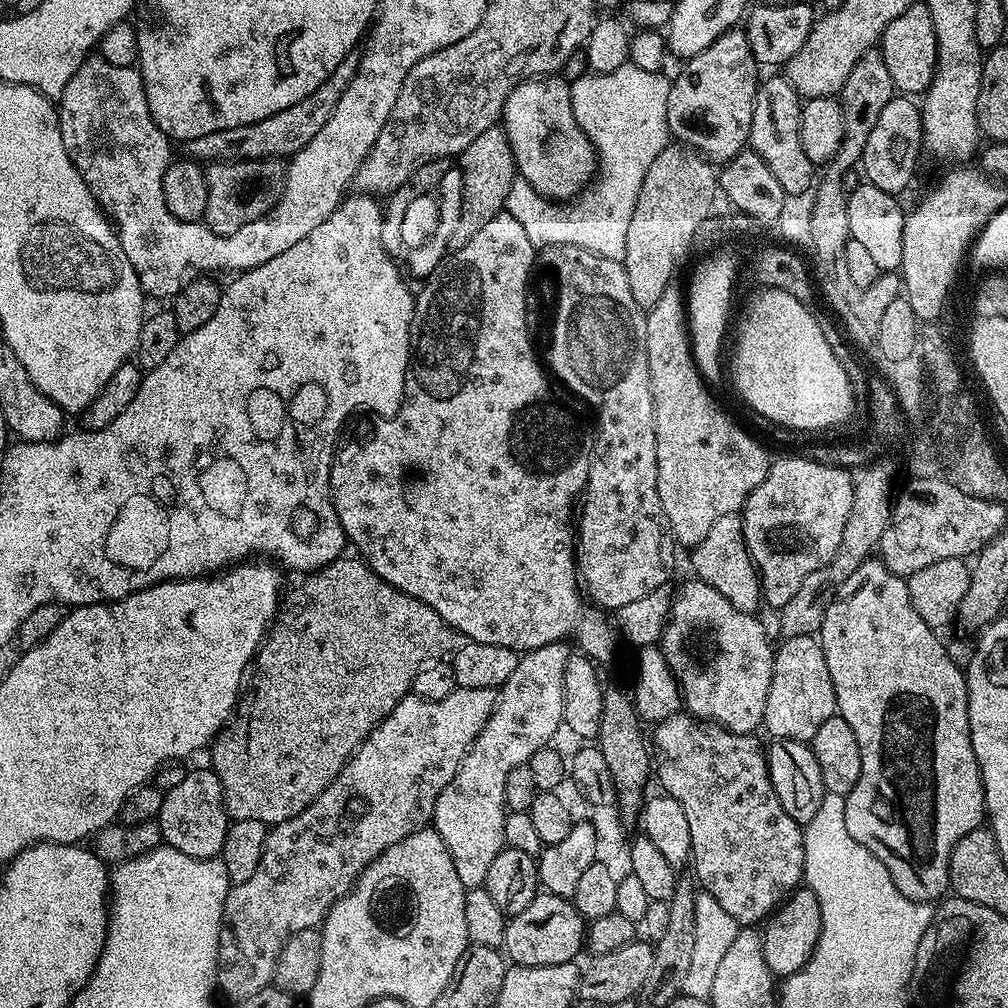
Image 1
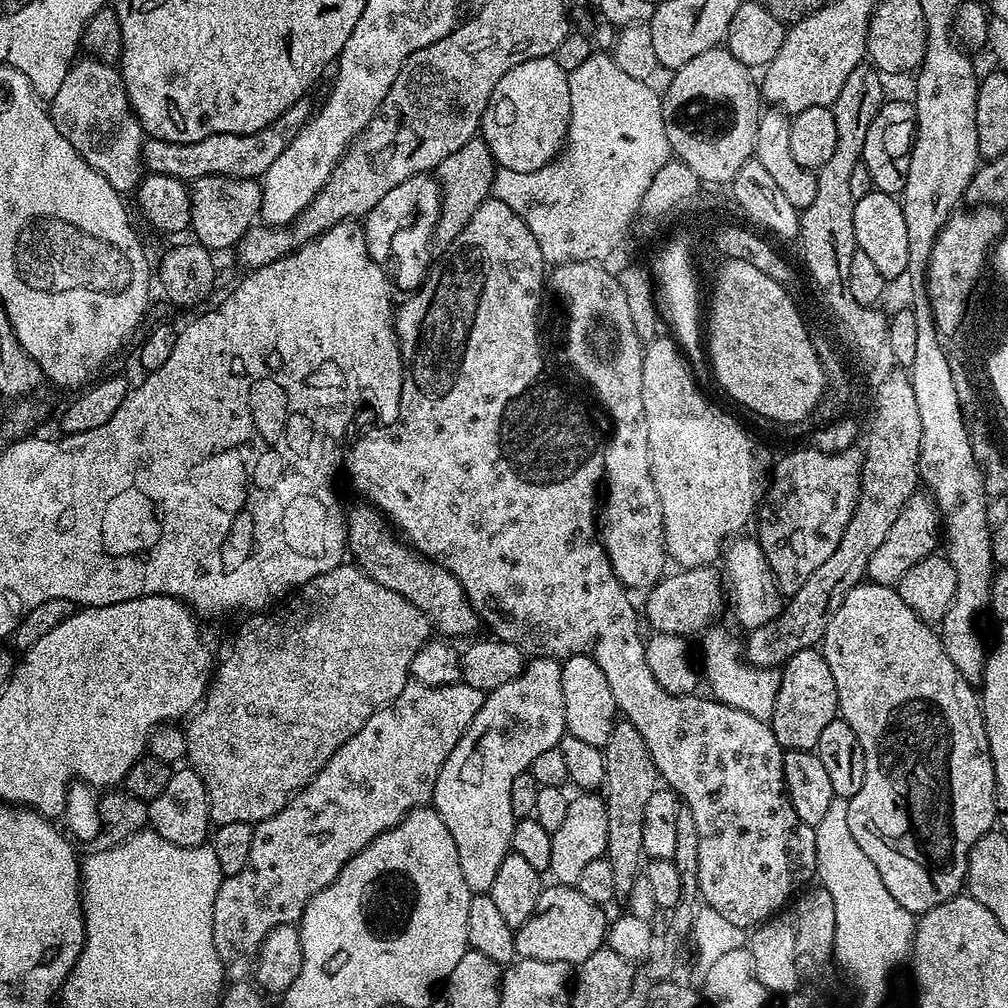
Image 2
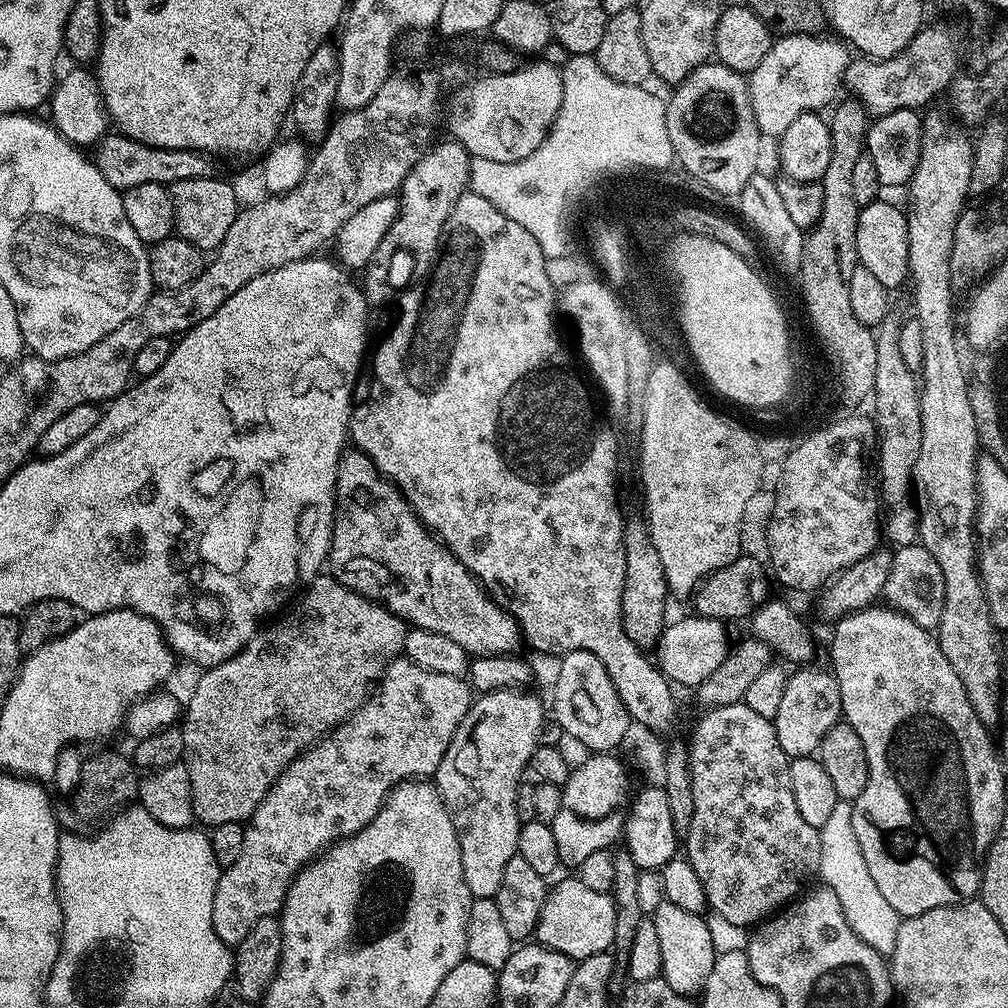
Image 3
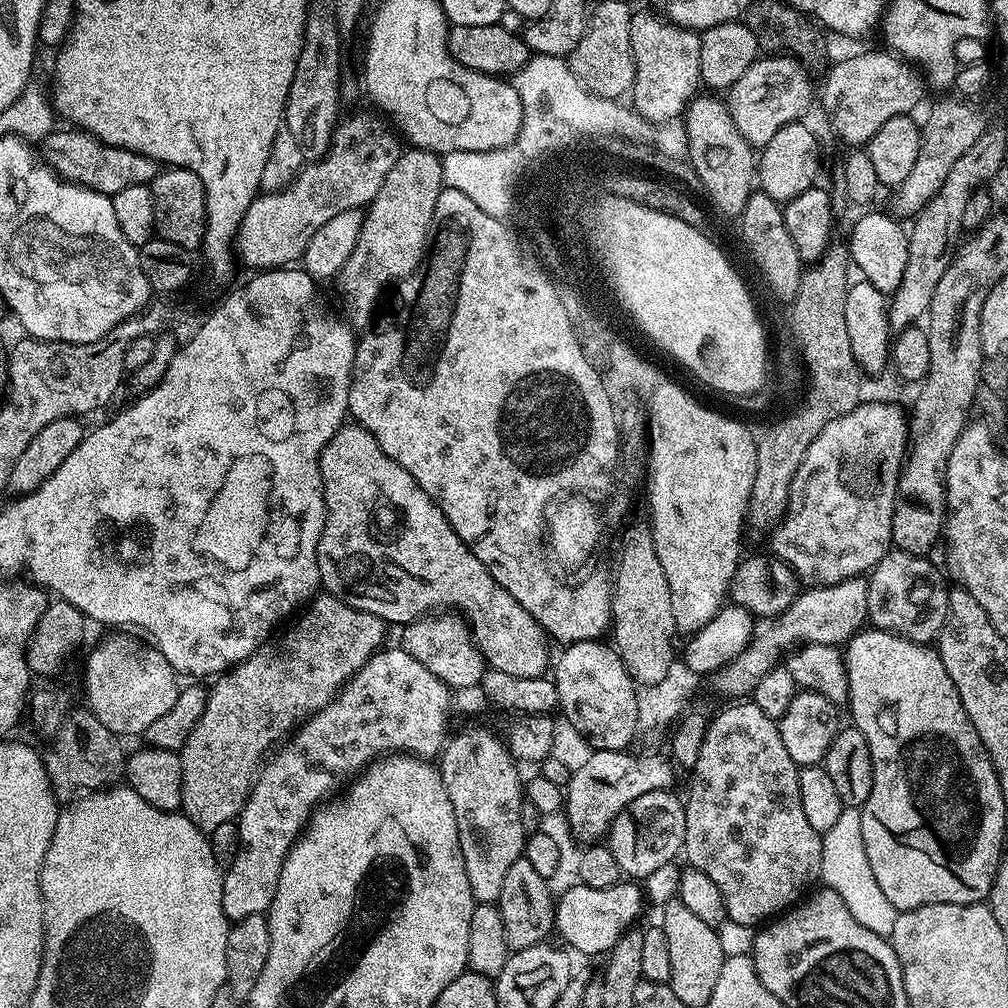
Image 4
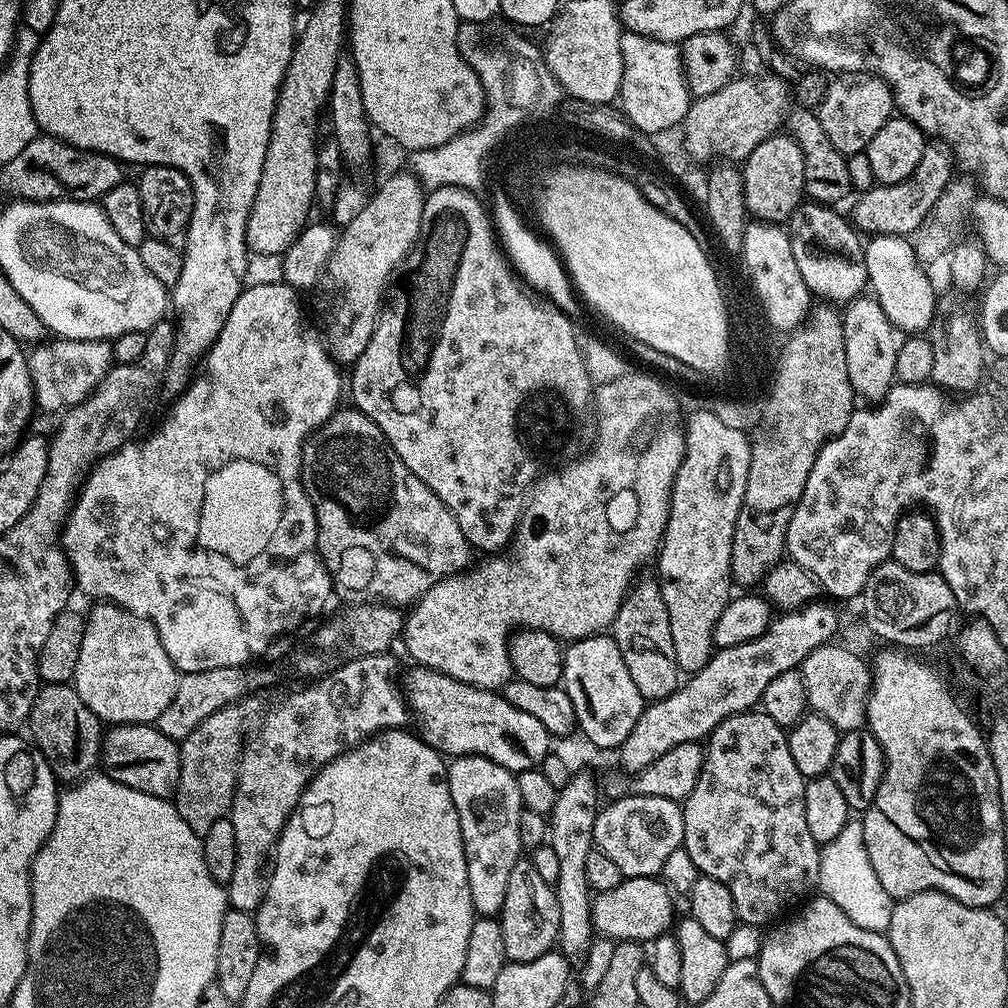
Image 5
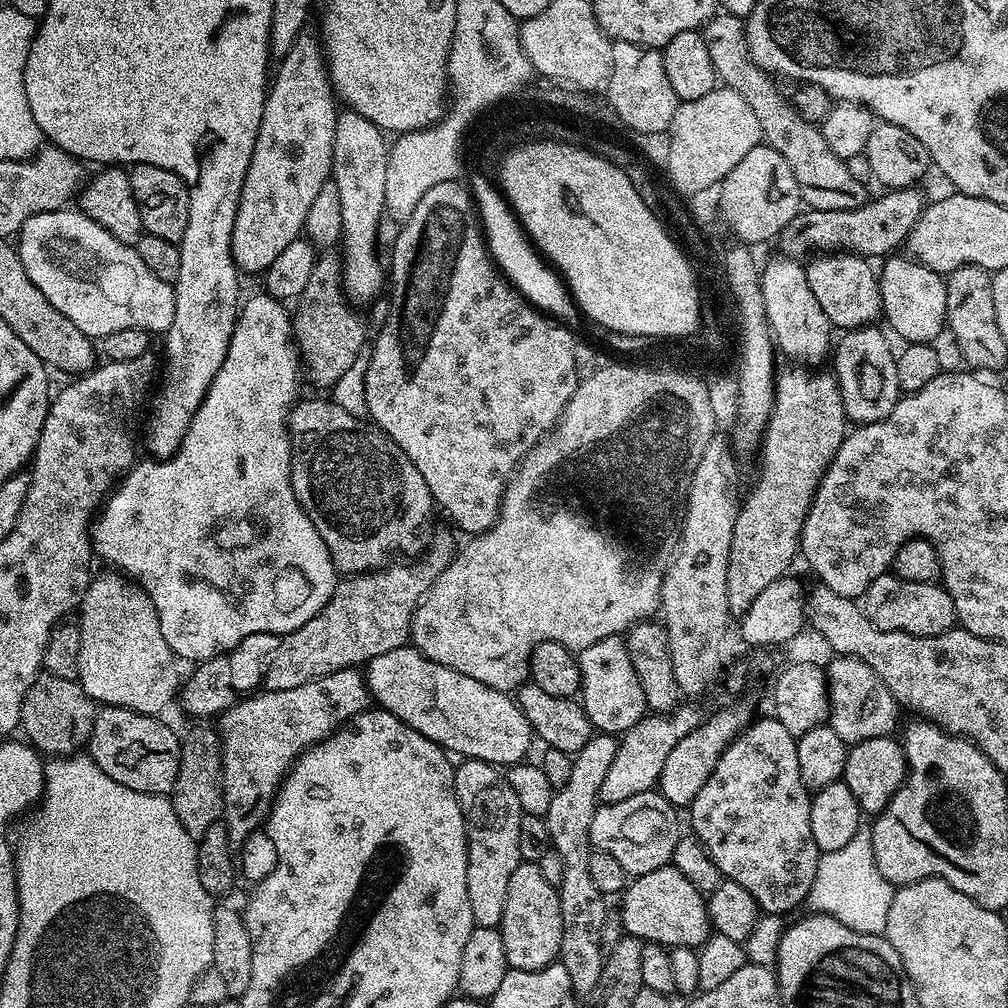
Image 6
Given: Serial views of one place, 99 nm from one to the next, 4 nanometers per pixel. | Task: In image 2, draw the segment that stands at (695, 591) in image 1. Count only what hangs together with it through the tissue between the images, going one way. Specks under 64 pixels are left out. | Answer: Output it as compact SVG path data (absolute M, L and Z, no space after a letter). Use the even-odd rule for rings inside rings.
M713 626L703 633L704 639L704 672L702 668L702 676L708 679L707 691L710 693L711 699L720 700L726 706L734 706L734 710L744 710L746 714L754 714L754 718L759 720L771 721L774 714L774 702L778 702L778 686L780 685L779 667L775 668L757 668L749 664L742 655L742 644L738 639L735 640L726 629L721 626Z

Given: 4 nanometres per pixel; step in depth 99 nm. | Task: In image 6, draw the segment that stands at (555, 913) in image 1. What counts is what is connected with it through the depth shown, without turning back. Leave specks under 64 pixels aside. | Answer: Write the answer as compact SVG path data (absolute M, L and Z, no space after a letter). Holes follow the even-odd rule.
M674 866L650 870L650 874L635 877L619 900L618 911L624 931L627 935L637 936L639 940L662 944L669 949L699 949L710 935L705 893L699 892Z

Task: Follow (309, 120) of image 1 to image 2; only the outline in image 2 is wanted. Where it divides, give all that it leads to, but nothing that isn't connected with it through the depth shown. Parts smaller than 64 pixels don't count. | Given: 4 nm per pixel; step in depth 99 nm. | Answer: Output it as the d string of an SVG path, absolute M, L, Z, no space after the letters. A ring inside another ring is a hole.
M307 99L294 102L294 106L290 106L290 110L286 110L278 119L270 122L270 126L266 126L254 134L210 134L198 142L166 142L165 140L145 139L142 153L143 167L149 173L166 174L170 178L178 178L185 182L207 176L229 176L235 180L263 178L266 170L270 170L270 166L278 158L278 154L282 154L282 150L286 150L286 146L290 146L290 142L294 142L294 138L302 130L309 116L313 115L313 105L310 106L308 103Z

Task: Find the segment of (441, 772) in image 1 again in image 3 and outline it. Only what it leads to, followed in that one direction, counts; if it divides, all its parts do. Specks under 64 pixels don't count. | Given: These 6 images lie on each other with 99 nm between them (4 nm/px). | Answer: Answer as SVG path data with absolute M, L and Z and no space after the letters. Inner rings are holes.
M407 658L393 660L375 685L374 691L365 700L364 705L347 720L342 721L337 728L333 728L328 735L323 736L321 740L317 740L311 748L306 749L297 760L292 762L287 770L274 782L274 786L270 786L270 790L262 798L262 802L254 810L254 814L244 824L242 854L238 858L238 862L234 862L229 868L221 871L216 893L214 894L212 921L214 922L214 934L218 934L220 941L229 946L238 945L242 942L242 938L246 938L246 934L250 934L250 930L254 930L254 922L258 922L267 916L276 916L280 909L283 908L286 894L301 868L305 864L313 863L321 853L331 848L336 841L344 840L348 836L353 836L358 830L362 830L378 814L378 810L384 804L384 799L397 784L401 784L403 780L435 777L436 768L442 762L442 754L446 754L446 746L450 746L450 738L454 738L454 730L458 730L462 718L466 718L473 699L474 692L467 679L451 676L450 674L434 674Z

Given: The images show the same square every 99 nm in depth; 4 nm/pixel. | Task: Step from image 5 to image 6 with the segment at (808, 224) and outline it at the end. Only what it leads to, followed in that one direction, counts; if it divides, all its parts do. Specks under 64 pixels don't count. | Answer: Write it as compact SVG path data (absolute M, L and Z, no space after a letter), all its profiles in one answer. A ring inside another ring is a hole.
M843 250L833 251L831 254L816 254L811 257L812 261L807 261L804 273L806 278L810 282L810 290L814 290L814 298L818 298L818 306L822 306L823 312L826 313L826 318L830 318L833 329L836 330L851 330L854 328L866 328L877 323L876 319L879 321L882 316L882 298L880 297L880 282L878 279L877 269L874 267L871 268L869 261L863 256L858 256L850 252Z

